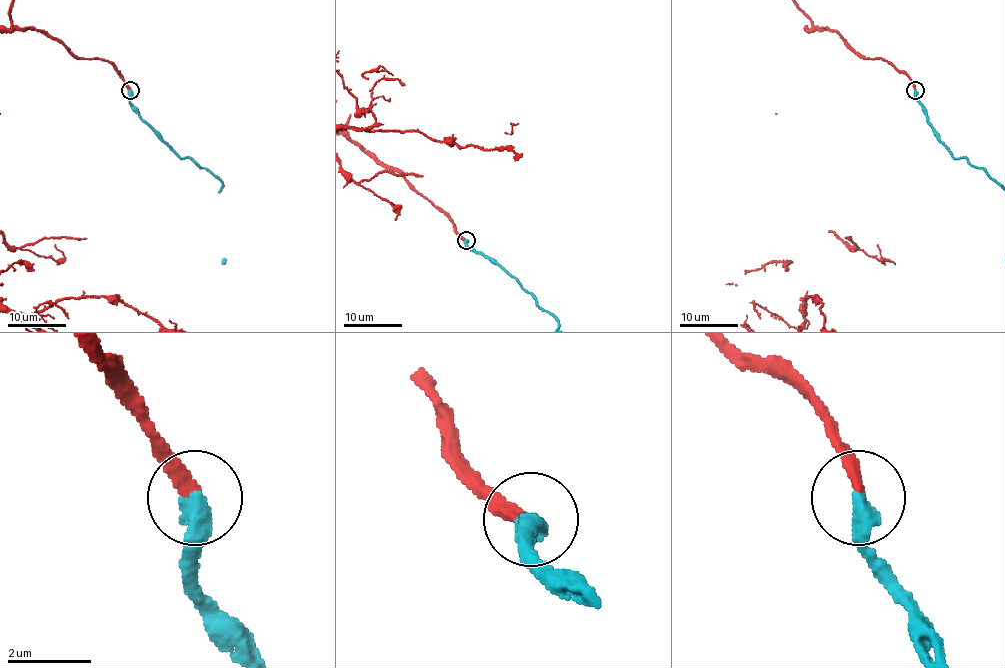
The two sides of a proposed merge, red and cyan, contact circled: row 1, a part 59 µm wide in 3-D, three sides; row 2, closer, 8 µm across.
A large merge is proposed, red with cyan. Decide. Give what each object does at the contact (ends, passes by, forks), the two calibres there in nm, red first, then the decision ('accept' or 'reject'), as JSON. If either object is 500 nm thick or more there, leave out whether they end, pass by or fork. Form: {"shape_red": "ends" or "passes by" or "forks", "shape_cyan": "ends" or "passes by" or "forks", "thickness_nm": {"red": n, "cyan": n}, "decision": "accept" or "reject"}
{"shape_red": "ends", "shape_cyan": "ends", "thickness_nm": {"red": 320, "cyan": 480}, "decision": "accept"}

